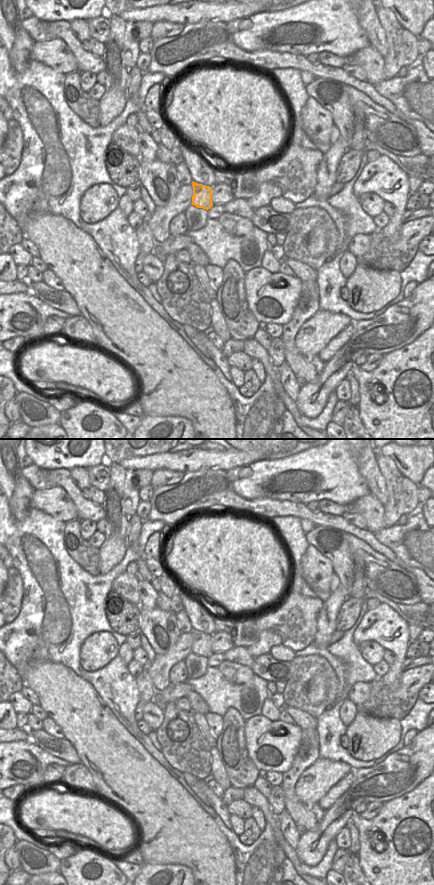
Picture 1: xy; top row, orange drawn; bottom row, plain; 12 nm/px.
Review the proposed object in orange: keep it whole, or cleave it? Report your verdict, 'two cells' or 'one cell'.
one cell

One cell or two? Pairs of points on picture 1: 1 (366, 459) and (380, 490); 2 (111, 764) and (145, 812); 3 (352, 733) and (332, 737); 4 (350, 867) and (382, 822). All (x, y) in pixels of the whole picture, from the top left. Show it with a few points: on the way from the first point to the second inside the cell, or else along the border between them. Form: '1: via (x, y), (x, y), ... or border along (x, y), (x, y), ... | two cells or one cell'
1: via (368, 467), (376, 482) | one cell
2: via (123, 776), (145, 800) | one cell
3: border along (347, 726), (347, 730), (344, 733) | two cells
4: border along (356, 855), (359, 866), (364, 874) | two cells

